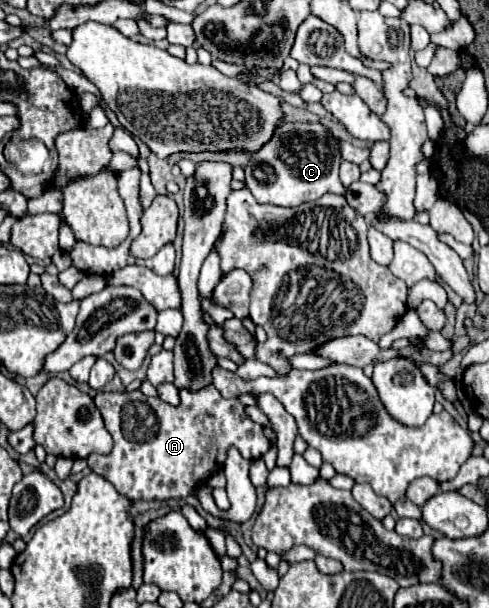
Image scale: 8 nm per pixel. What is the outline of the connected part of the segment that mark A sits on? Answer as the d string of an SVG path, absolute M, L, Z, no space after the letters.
M215 386L199 390L197 394L189 394L187 390L181 390L179 408L163 402L161 398L149 398L139 390L137 392L97 392L93 400L99 412L103 414L105 428L111 432L115 446L113 452L107 456L91 454L87 458L87 464L91 472L109 480L115 486L115 490L129 500L185 498L187 494L191 494L195 484L205 482L217 468L221 468L221 462L225 460L225 450L229 446L235 446L245 460L261 458L269 450L269 442L263 436L263 428L247 418L243 404L237 398L221 398Z

